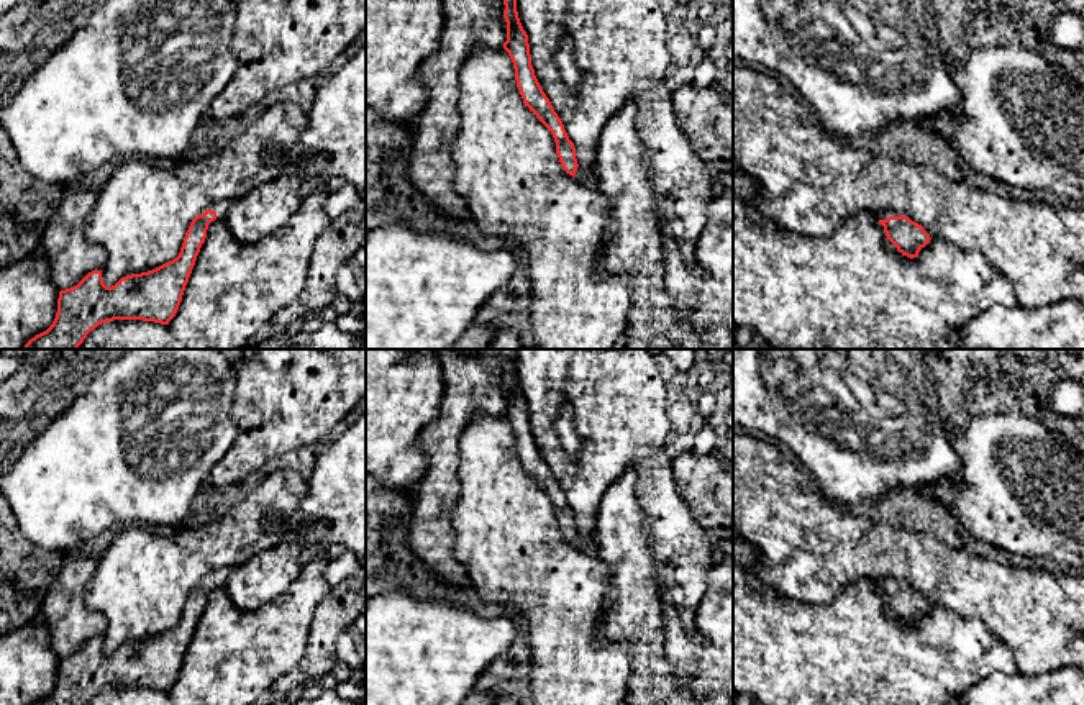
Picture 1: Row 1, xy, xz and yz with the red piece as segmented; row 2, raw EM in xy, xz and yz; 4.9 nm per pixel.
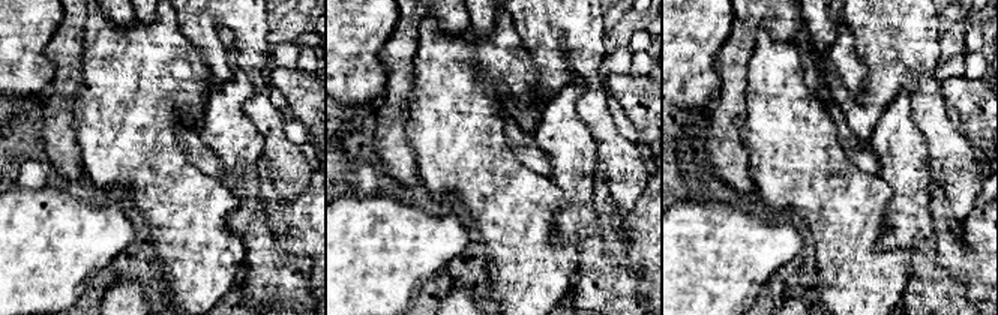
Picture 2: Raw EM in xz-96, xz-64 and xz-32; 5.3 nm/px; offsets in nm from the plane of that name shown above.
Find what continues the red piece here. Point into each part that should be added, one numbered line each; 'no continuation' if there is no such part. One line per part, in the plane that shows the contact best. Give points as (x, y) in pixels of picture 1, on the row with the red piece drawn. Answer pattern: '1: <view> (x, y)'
1: xy (222, 207)

